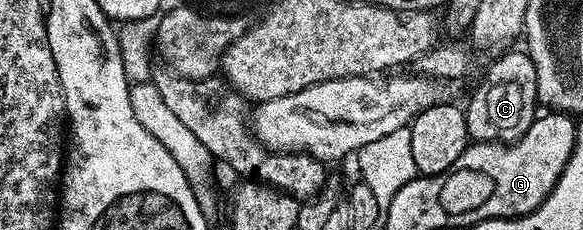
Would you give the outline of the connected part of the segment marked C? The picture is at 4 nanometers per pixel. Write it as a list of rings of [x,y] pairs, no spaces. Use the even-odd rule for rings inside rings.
[[[503,51],[496,56],[500,57],[488,67],[483,82],[476,87],[475,94],[471,97],[471,102],[465,105],[467,135],[472,142],[514,143],[520,141],[537,116],[539,105],[537,67],[530,53],[507,52],[511,51]]]

